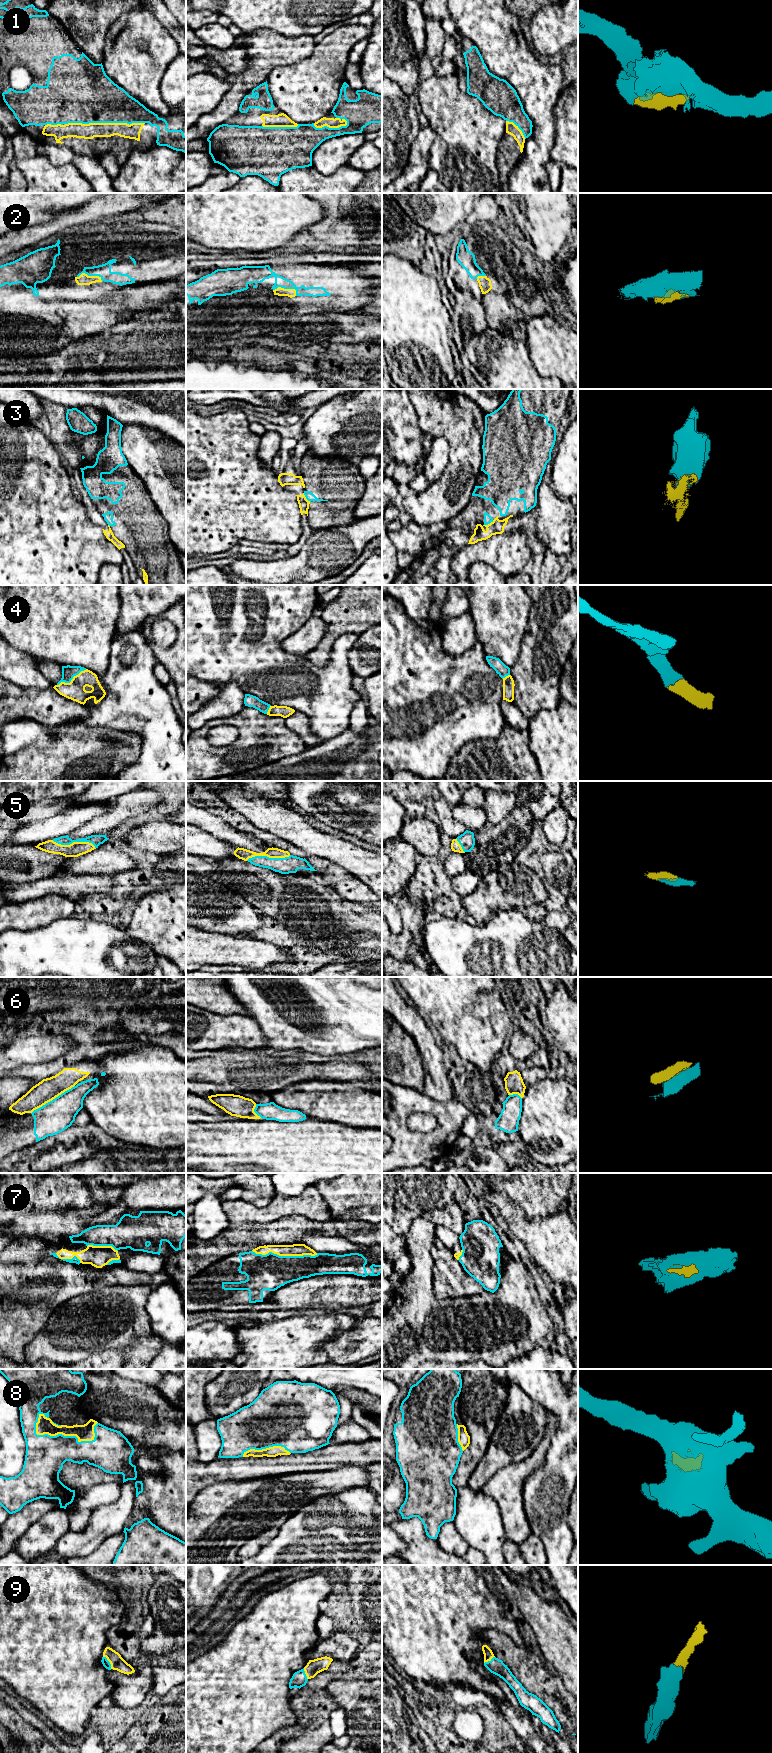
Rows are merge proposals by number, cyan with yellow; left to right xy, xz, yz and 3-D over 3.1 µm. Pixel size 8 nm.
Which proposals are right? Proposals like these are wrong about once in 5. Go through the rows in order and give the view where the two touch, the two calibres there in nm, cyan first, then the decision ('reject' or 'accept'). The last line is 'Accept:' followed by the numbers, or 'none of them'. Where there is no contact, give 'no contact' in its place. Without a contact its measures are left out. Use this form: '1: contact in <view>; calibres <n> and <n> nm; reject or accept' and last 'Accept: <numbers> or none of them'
1: contact in xy; calibres 440 and 130 nm; accept
2: contact in xz; calibres 120 and 70 nm; accept
3: contact in yz; calibres 70 and 110 nm; accept
4: contact in xy; calibres 110 and 160 nm; accept
5: contact in xy; calibres 90 and 120 nm; accept
6: contact in xy; calibres 260 and 180 nm; reject
7: contact in xz; calibres 280 and 100 nm; accept
8: contact in xy; calibres 300 and 130 nm; accept
9: contact in xy; calibres 60 and 110 nm; accept
Accept: 1, 2, 3, 4, 5, 7, 8, 9

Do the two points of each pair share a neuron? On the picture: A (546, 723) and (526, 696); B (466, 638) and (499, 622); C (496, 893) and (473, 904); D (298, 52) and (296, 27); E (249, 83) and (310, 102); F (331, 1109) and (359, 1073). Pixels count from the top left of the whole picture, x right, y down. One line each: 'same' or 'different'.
A: different
B: different
C: same
D: different
E: different
F: different

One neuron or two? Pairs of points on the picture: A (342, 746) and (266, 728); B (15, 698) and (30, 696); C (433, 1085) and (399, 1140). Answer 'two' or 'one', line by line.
A: two
B: one
C: two

